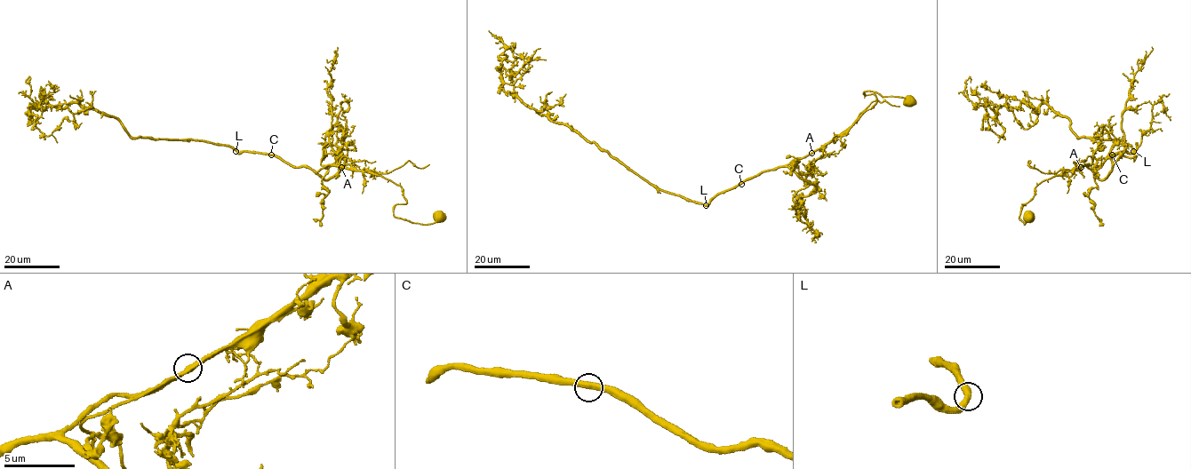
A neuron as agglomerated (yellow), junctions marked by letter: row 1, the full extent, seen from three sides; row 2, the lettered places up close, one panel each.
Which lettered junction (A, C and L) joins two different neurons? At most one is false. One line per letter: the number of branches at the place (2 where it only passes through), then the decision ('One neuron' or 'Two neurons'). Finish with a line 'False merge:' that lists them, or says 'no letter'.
A: Branches: 2. Two neurons
C: Branches: 2. One neuron
L: Branches: 2. One neuron
False merge: A

